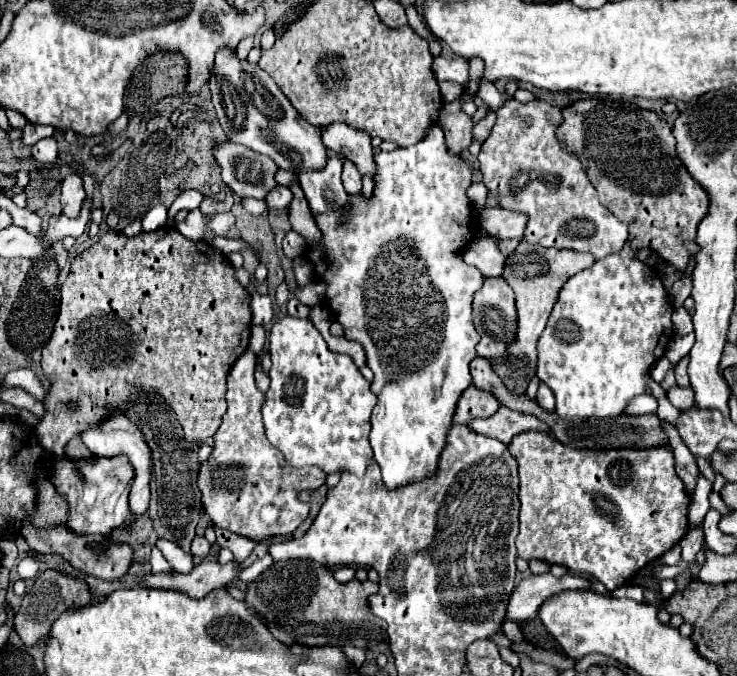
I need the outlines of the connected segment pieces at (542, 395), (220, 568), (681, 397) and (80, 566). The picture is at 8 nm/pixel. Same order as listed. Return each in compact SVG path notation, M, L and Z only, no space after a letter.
M540 383L540 387L538 387L538 405L544 409L544 411L548 411L548 413L554 413L554 395L552 395L552 391L550 389L546 389L546 385L544 383Z
M202 561L188 575L182 575L182 573L174 573L172 577L164 575L164 573L146 575L144 577L144 587L174 589L174 591L188 593L194 599L202 599L210 591L230 585L234 579L238 579L240 571L242 571L242 567L236 561L230 561L226 565L222 565L218 561Z
M670 387L668 389L668 401L678 409L678 411L686 411L692 407L692 391L688 387Z
M30 523L24 525L22 535L33 551L39 554L62 555L72 567L78 571L92 575L96 579L122 579L130 565L134 563L134 549L126 543L116 543L108 535L78 535L66 527L50 527L50 529L34 529Z

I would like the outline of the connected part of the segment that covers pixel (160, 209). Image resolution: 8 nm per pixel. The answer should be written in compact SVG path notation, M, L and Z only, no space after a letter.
M166 205L152 207L142 220L142 230L151 232L164 227L166 225L166 213L168 213L168 207Z

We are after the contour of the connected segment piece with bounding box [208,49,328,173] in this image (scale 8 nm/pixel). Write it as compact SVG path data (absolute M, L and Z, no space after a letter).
M220 49L208 87L216 117L228 141L248 145L248 149L268 155L278 163L280 169L292 173L302 173L302 169L322 169L322 165L326 165L328 151L322 143L322 131L300 117L300 113L282 95L274 79L258 69L258 65L240 63L236 53Z

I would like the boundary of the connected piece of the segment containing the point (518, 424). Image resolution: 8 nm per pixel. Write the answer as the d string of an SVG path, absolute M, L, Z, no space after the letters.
M500 407L498 413L488 419L474 419L470 421L468 427L480 435L500 439L502 443L510 443L514 435L526 433L526 431L540 431L548 435L552 433L552 429L546 423L538 421L536 417L512 411L508 407Z

